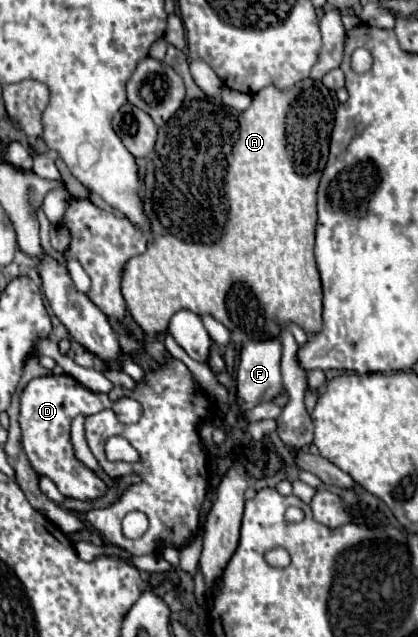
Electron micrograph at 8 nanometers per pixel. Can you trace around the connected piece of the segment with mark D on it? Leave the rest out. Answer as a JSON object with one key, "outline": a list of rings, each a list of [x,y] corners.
{"outline":[[[48,375],[36,377],[24,387],[20,395],[18,415],[18,423],[22,429],[20,443],[36,475],[52,479],[64,497],[86,501],[106,493],[106,483],[74,457],[70,443],[70,423],[76,415],[92,415],[102,409],[108,409],[110,405],[112,401],[108,399],[108,395],[92,393],[86,387],[82,387],[76,379],[54,379],[52,375]]]}

